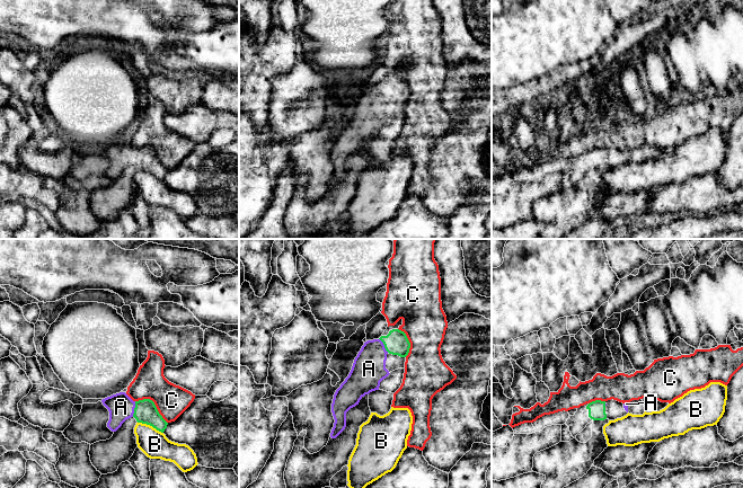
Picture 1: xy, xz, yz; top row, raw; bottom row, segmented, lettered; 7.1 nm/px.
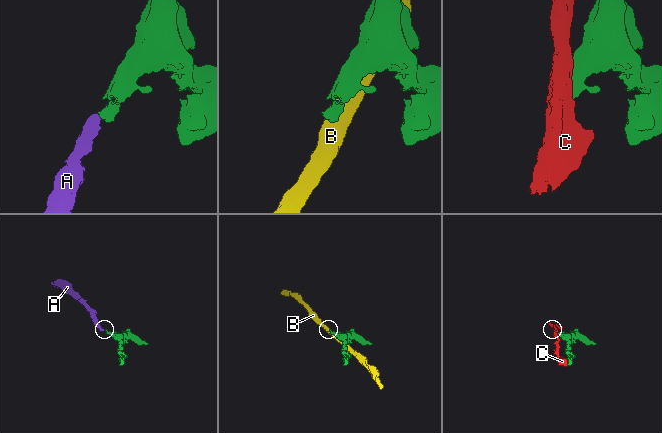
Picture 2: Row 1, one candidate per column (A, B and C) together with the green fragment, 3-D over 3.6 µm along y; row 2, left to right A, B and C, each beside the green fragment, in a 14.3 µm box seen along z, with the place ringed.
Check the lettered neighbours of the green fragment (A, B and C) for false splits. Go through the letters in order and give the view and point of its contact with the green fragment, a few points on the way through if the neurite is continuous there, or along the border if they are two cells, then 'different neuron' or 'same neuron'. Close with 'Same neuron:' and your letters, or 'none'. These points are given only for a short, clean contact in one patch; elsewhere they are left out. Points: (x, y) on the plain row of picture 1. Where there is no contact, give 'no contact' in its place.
A: meets green in xy at (134, 157); runs through xy (146, 159), (134, 157), (121, 154); same neuron
B: meets green in xy at (150, 172); different neuron
C: meets green in xy at (153, 151); different neuron
Same neuron: A

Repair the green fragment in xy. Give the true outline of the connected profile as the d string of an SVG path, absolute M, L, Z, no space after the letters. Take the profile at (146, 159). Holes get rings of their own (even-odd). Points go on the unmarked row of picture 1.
M120 140L103 147L101 150L109 159L107 175L112 179L116 179L131 165L134 165L138 170L150 172L161 180L167 176L168 170L150 147L133 149L125 140Z

